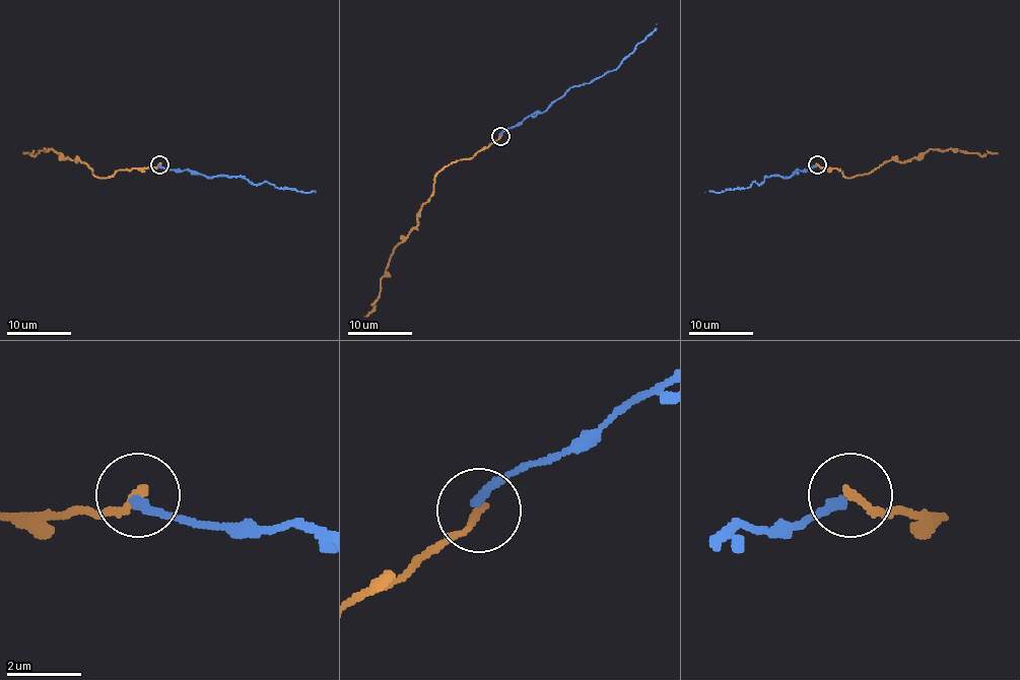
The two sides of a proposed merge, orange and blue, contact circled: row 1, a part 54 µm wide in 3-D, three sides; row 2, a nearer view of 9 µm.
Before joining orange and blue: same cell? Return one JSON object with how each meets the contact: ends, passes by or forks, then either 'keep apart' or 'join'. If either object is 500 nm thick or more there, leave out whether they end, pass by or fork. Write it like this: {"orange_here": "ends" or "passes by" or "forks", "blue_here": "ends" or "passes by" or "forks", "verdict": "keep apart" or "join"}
{"orange_here": "ends", "blue_here": "ends", "verdict": "join"}

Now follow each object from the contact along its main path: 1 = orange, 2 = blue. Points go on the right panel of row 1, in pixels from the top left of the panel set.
1: (817, 164), (836, 168), (846, 178), (853, 178), (867, 175), (888, 160), (921, 158), (931, 148), (997, 152)
2: (815, 164), (809, 170), (798, 170), (790, 176), (765, 176), (759, 184), (754, 181), (720, 192), (705, 192)

